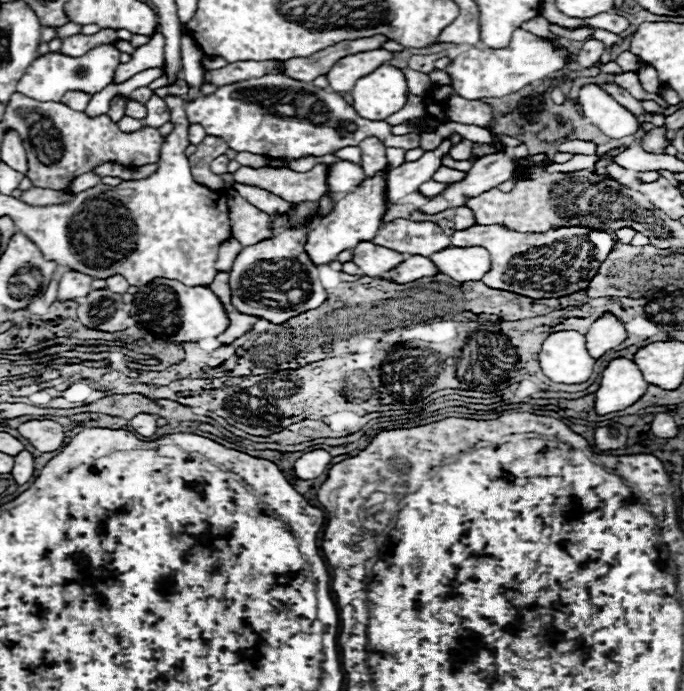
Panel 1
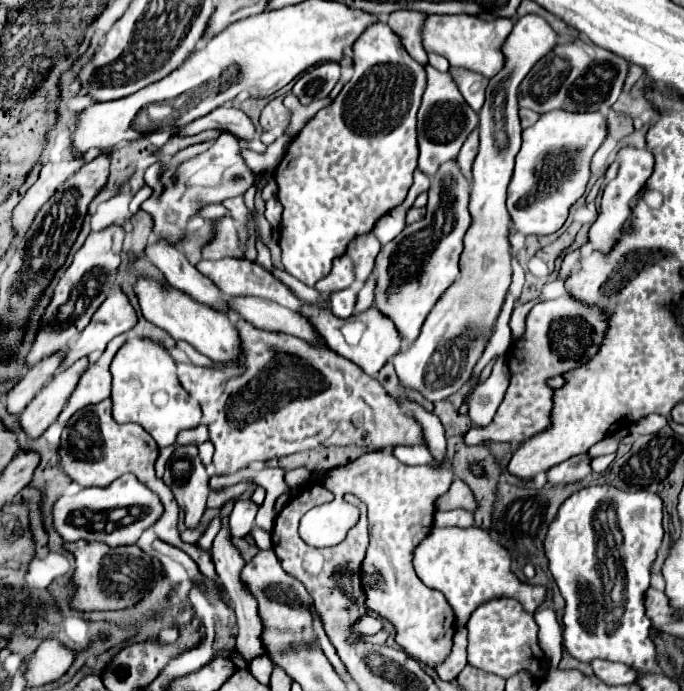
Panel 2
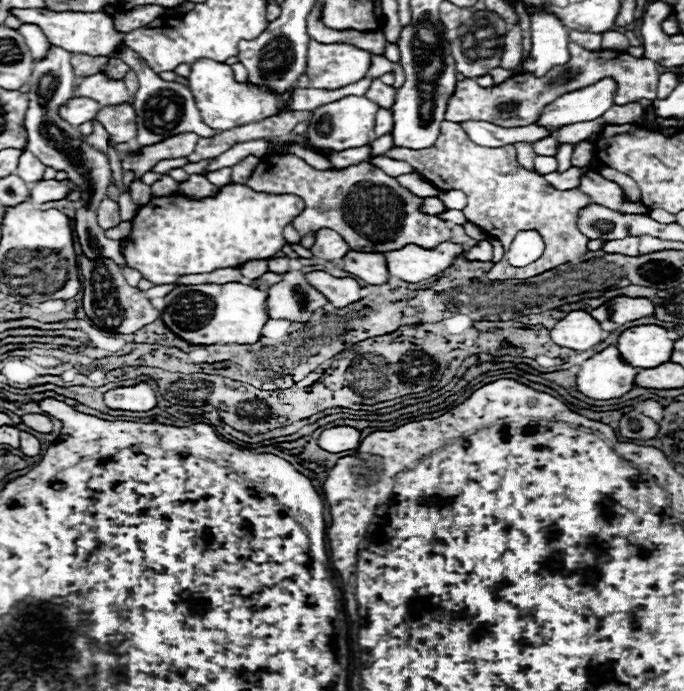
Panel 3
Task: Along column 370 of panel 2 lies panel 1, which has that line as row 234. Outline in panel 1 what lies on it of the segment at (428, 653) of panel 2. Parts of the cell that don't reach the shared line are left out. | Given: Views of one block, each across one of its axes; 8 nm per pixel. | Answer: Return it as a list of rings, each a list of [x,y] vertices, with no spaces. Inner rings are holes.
[[[474,224],[466,230],[452,234],[452,246],[468,248],[482,246],[492,256],[490,272],[484,276],[484,284],[494,290],[508,290],[528,298],[562,298],[574,292],[586,290],[590,280],[598,274],[602,262],[612,252],[616,240],[608,230],[594,230],[586,226],[550,228],[542,234],[524,234],[500,224],[480,226]]]

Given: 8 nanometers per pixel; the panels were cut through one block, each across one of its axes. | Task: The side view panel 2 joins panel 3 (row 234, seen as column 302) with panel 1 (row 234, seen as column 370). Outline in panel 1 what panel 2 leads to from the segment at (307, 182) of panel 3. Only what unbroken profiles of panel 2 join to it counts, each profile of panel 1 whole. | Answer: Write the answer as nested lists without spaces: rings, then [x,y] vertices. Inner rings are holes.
[[[392,220],[384,224],[376,236],[372,238],[374,244],[396,250],[400,254],[412,256],[426,256],[450,248],[450,236],[442,232],[440,226],[434,222],[410,222],[410,220]]]

